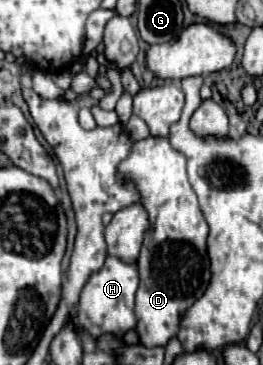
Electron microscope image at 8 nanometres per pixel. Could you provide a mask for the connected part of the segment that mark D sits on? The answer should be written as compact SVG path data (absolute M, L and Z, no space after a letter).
M145 138L135 142L119 170L141 192L141 204L149 212L151 228L139 254L139 290L135 300L139 342L147 348L165 346L179 332L181 314L203 296L211 272L207 256L209 226L199 210L197 196L187 180L185 156L169 146L167 138Z

